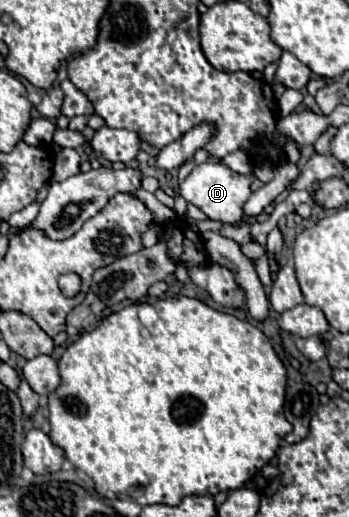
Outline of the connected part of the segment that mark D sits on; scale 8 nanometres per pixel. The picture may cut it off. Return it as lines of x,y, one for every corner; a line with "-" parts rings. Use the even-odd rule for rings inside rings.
204,162
196,164
192,172
186,176
186,180
180,184
180,196
198,206
210,220
218,220
222,224
238,224
244,216
242,206
250,198
250,176
240,176
238,172
232,172
222,162

